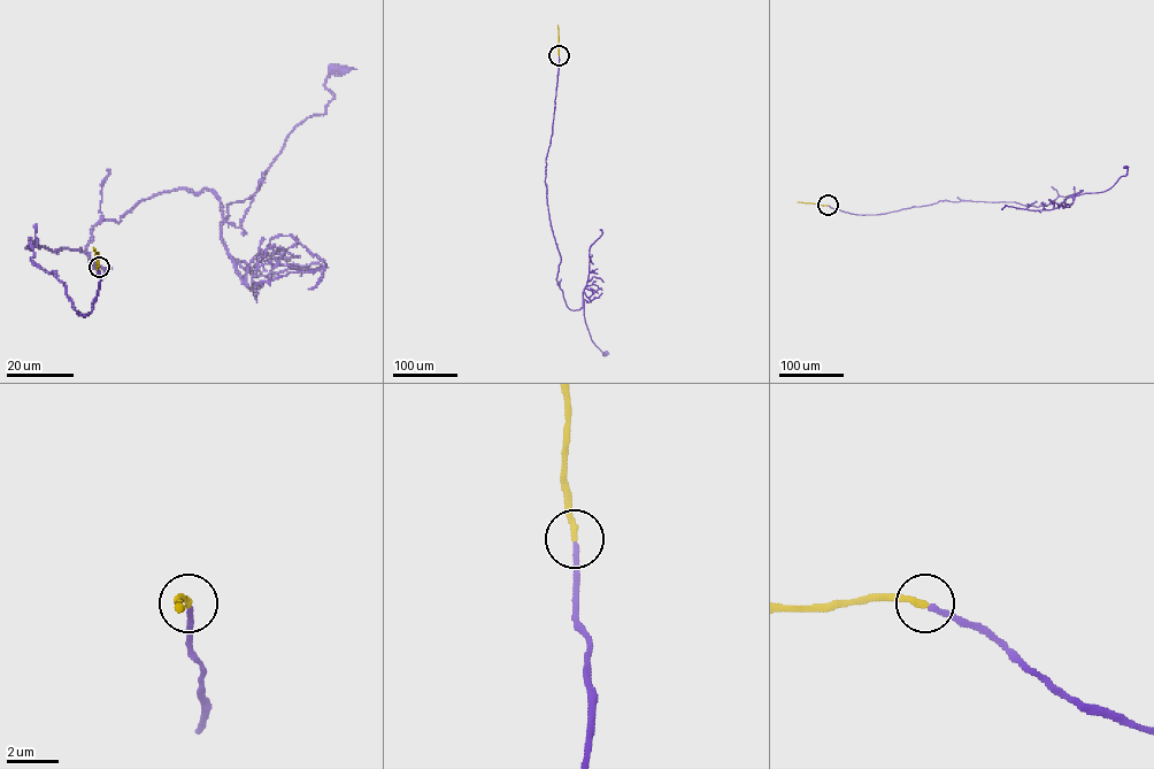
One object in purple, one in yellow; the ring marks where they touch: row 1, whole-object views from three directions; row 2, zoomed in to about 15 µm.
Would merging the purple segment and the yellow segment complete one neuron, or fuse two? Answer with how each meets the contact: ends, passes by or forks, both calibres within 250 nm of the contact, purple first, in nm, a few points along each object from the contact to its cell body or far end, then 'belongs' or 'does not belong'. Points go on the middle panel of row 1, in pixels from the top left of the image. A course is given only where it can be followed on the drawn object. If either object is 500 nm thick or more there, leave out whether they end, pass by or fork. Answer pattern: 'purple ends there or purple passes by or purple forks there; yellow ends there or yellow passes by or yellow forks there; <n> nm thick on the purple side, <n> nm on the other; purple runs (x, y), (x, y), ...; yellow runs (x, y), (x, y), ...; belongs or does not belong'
purple ends there; yellow ends there; 200 nm thick on the purple side, 240 nm on the other; purple runs (559, 55), (545, 181), (561, 258), (556, 281), (569, 308), (578, 309), (583, 300), (592, 340), (605, 353); yellow runs (559, 55), (558, 25); belongs

